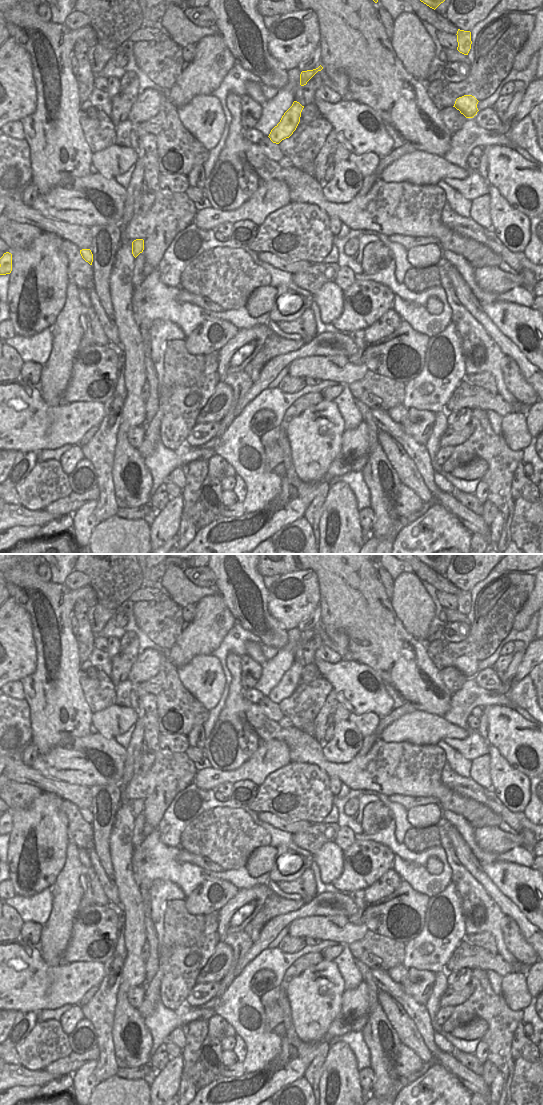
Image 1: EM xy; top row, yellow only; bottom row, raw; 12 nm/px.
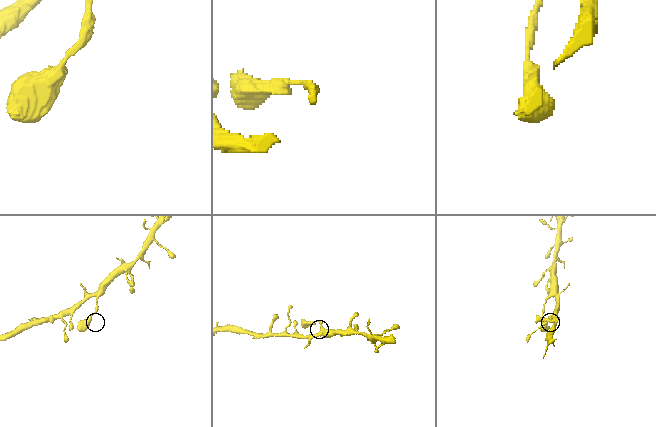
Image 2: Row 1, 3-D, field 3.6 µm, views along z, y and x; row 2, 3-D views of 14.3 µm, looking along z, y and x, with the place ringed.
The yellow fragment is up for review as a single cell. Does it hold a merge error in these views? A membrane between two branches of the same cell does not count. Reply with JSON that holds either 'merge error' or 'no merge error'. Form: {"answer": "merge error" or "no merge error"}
{"answer": "no merge error"}

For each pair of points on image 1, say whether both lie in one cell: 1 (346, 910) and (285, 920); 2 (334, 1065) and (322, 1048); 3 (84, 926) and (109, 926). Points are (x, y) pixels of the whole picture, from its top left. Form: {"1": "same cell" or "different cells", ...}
{"1": "same cell", "2": "different cells", "3": "same cell"}

